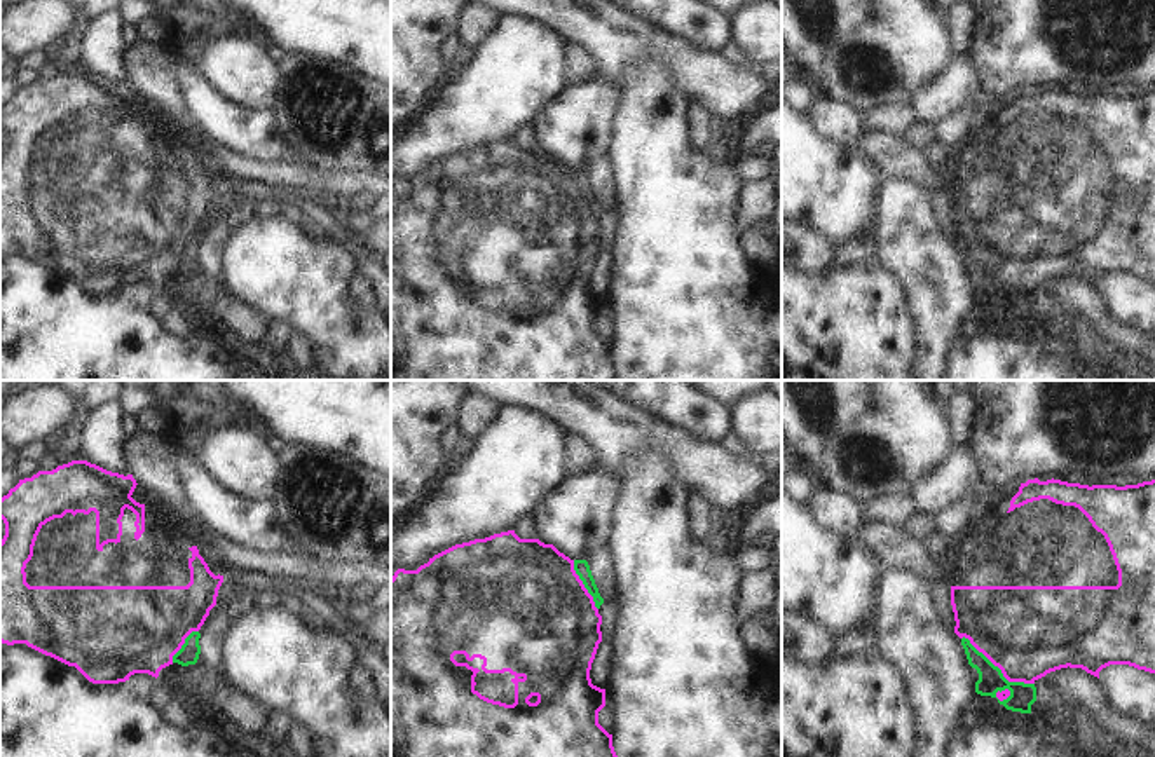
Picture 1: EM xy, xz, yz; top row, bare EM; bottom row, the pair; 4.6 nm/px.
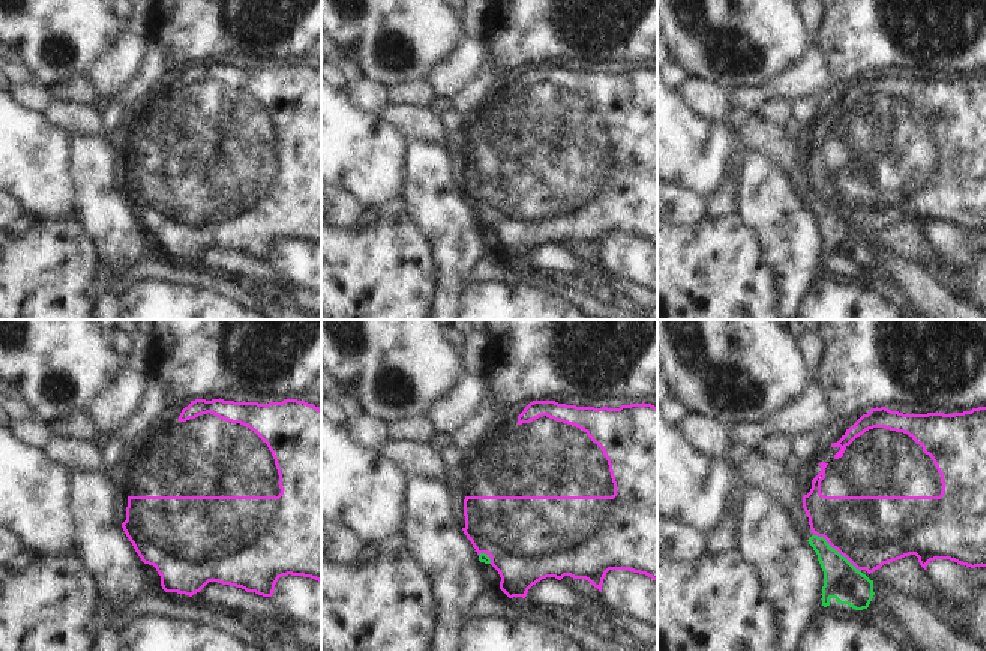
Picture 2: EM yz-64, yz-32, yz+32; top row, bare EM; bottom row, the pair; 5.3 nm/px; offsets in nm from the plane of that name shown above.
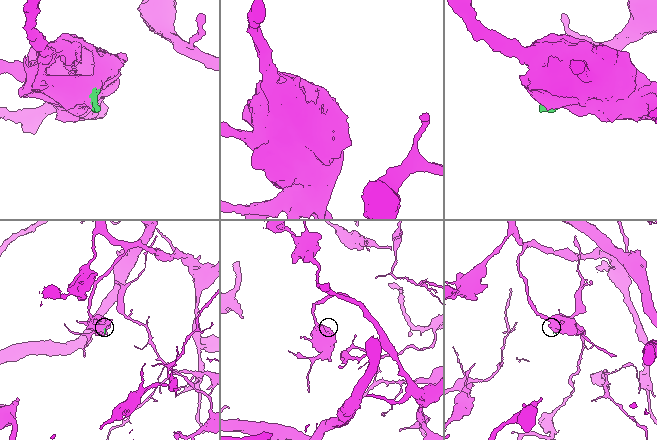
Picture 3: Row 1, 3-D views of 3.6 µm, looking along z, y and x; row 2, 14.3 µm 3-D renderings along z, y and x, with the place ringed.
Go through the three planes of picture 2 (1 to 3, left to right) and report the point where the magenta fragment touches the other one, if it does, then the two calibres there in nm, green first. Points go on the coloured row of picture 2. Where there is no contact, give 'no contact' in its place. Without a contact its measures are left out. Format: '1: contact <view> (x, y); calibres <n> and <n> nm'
1: no contact
2: contact yz-32 (486, 555); calibres 50 and 460 nm
3: contact yz+32 (836, 551); calibres 200 and 380 nm

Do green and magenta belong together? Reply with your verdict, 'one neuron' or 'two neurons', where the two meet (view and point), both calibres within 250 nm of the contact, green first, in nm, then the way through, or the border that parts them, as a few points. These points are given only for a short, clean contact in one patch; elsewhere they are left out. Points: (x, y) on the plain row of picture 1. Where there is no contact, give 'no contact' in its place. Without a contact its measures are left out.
one neuron; contact yz (998, 278); calibres 120 and 420 nm; way yz (991, 288), (998, 278), (1028, 241)

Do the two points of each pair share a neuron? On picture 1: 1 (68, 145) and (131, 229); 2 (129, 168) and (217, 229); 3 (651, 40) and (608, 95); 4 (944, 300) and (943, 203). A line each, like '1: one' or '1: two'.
1: one
2: two
3: two
4: one

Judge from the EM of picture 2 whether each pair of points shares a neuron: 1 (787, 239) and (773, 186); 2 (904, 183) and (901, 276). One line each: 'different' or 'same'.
1: same
2: different

